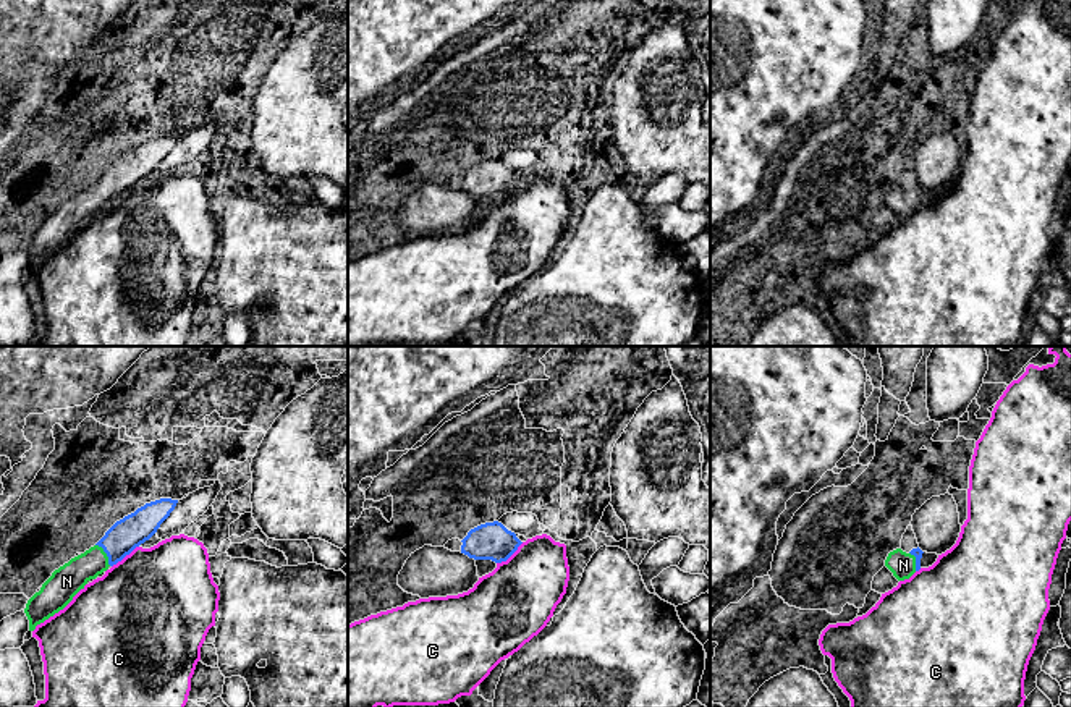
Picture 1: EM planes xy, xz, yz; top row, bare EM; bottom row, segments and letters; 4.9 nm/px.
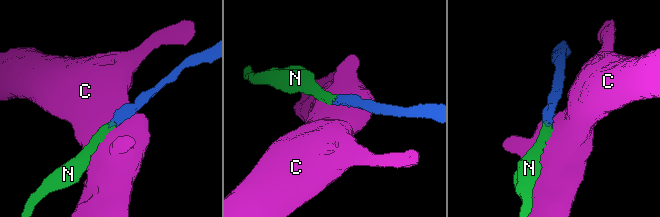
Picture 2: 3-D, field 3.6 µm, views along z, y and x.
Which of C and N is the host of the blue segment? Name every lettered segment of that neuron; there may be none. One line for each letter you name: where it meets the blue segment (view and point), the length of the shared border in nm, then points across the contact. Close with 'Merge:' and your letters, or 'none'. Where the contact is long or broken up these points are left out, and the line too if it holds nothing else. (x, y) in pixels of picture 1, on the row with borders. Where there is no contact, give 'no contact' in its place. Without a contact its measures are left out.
N: contact xy (105, 552); length 130 nm; way xy (131, 531), (105, 552), (67, 581)
Merge: N

